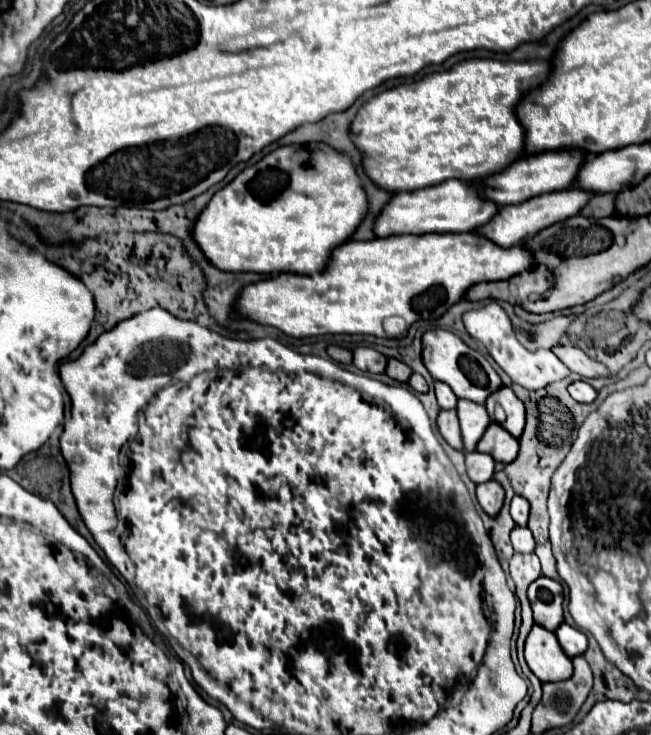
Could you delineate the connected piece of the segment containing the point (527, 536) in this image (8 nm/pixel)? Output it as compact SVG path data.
M513 528L511 532L511 544L515 552L533 552L535 550L535 540L529 528Z

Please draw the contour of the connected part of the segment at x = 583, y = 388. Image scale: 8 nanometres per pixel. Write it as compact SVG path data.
M573 382L571 386L569 386L569 394L577 400L577 402L583 402L583 404L591 404L595 398L597 398L597 392L595 392L595 388L591 386L591 384L587 384L587 382Z

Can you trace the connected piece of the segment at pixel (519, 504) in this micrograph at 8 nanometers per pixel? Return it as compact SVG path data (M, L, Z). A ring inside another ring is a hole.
M513 496L511 500L511 516L519 526L527 526L527 514L529 514L529 502L523 496Z

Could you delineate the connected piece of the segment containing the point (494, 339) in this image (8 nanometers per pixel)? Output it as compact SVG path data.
M487 304L483 306L481 310L471 310L463 316L463 322L465 322L465 328L467 332L481 340L485 344L485 348L489 350L491 358L503 368L503 372L515 382L515 384L521 384L523 388L527 390L539 390L543 386L549 386L551 382L559 382L563 380L565 376L569 376L571 372L567 370L567 366L559 360L551 350L537 350L534 354L529 352L527 348L523 348L519 344L519 340L515 338L515 332L513 332L513 326L511 326L511 320L509 316L505 314L505 310L499 306L499 304Z

